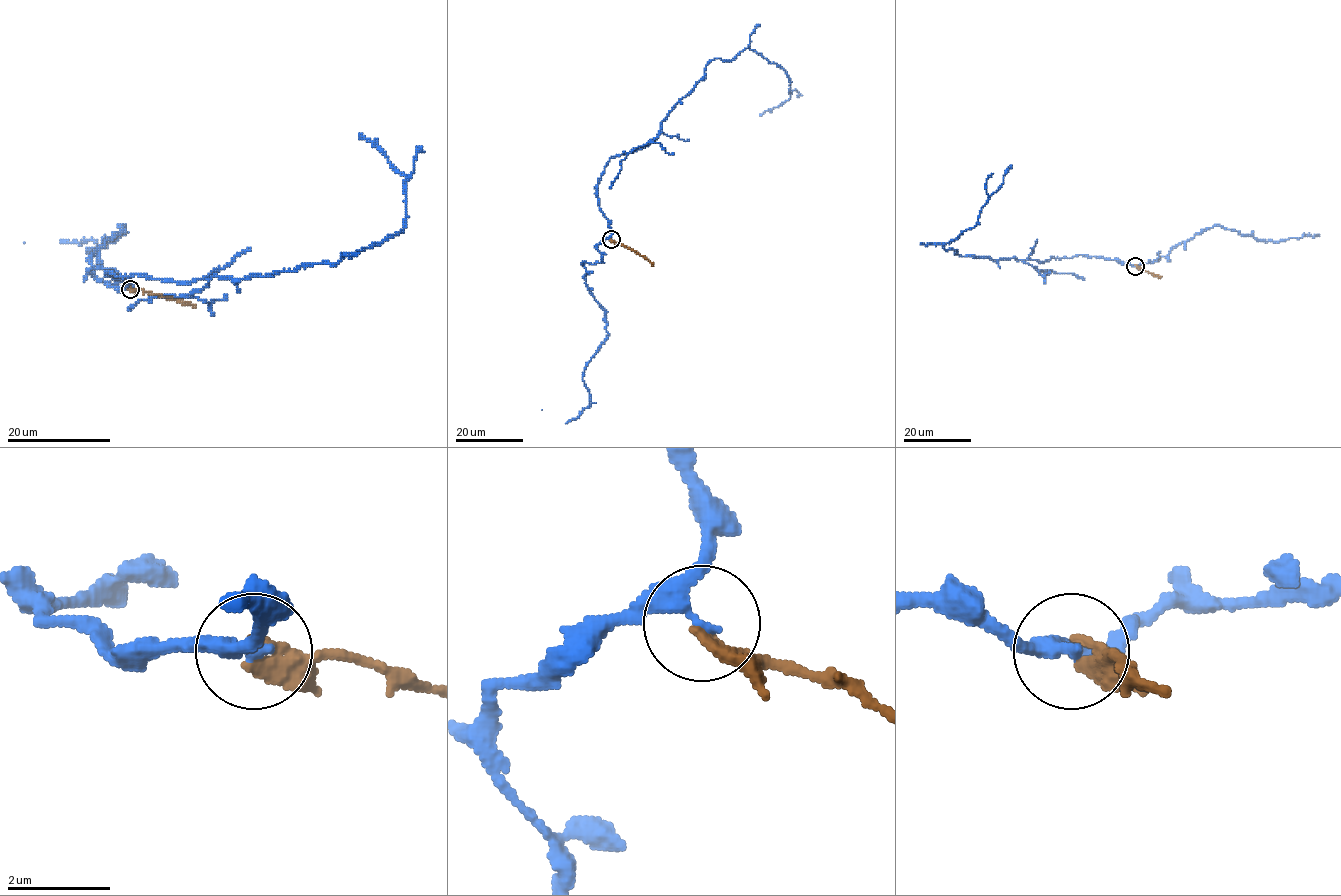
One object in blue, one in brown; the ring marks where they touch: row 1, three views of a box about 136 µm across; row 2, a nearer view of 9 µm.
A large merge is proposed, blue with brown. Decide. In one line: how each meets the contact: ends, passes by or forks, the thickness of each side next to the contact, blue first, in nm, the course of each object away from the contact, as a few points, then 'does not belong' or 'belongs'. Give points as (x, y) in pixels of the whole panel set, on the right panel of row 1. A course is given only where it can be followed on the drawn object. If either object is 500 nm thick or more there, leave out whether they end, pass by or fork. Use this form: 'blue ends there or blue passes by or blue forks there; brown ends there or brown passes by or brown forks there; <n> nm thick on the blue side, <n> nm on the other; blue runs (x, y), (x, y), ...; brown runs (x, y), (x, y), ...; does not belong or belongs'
blue passes by; brown ends there; 240 nm thick on the blue side, 320 nm on the other; blue runs (1135, 266), (1088, 255), (994, 261), (946, 250), (943, 245), (974, 226), (1012, 166); brown runs (1136, 266), (1162, 277); does not belong

